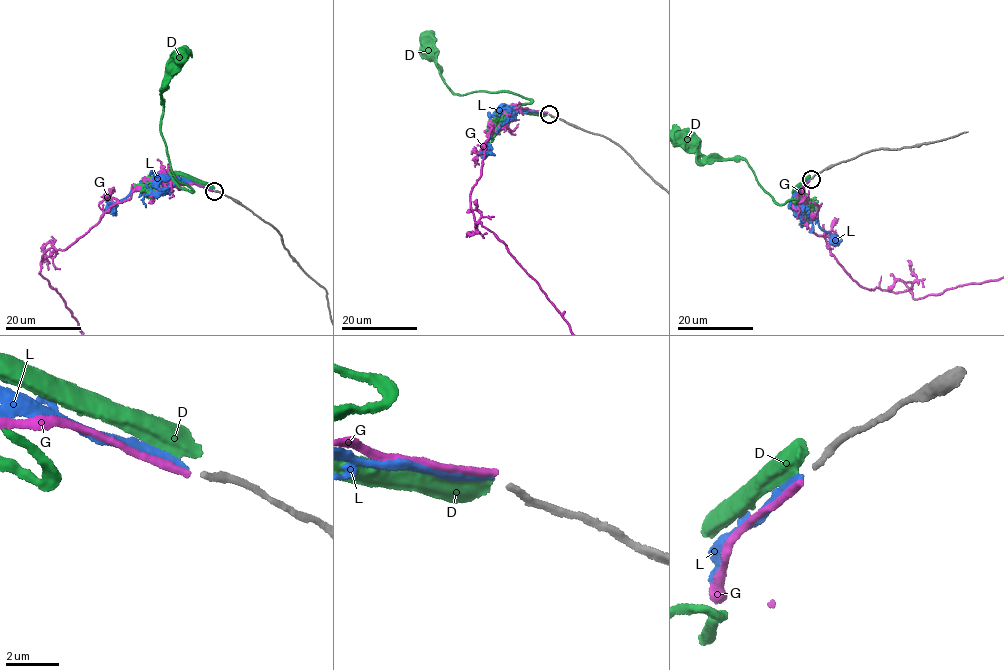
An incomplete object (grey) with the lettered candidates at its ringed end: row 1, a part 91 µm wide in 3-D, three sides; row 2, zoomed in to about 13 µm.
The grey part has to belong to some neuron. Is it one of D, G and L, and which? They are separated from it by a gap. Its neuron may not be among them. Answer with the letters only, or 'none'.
G

